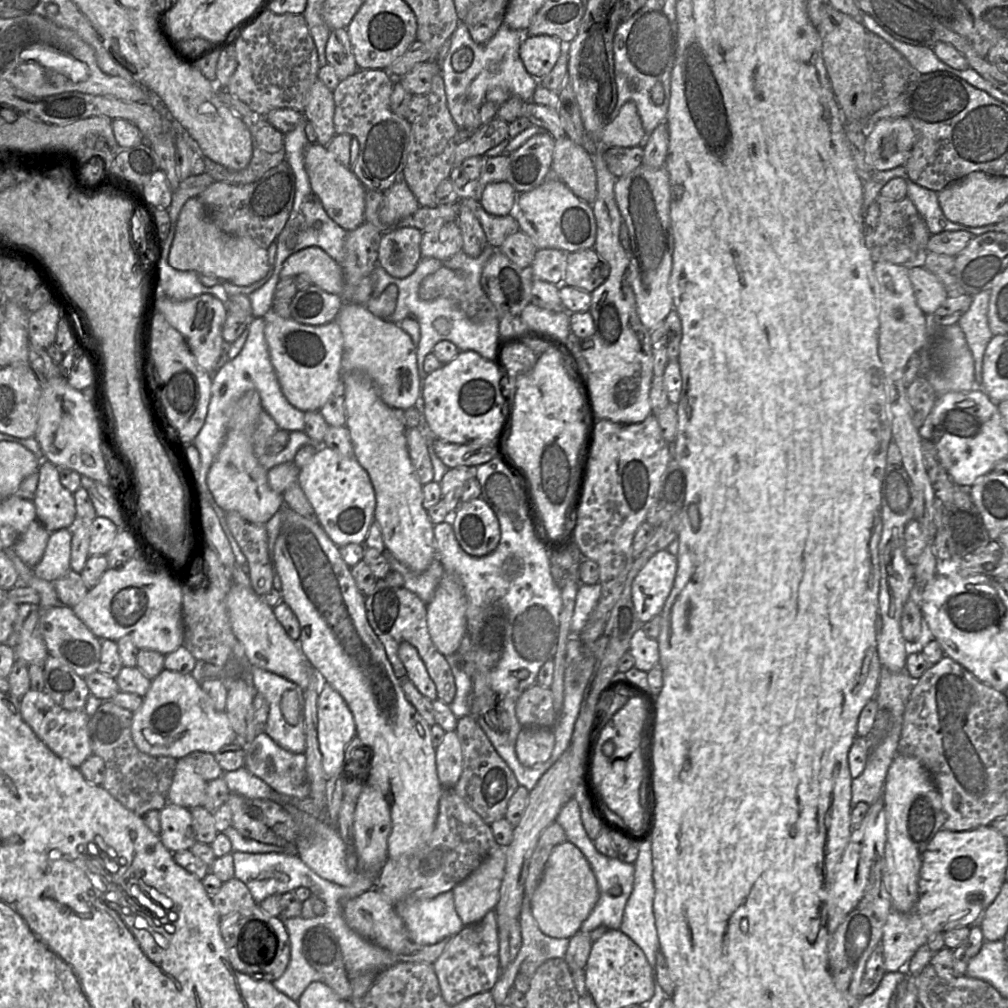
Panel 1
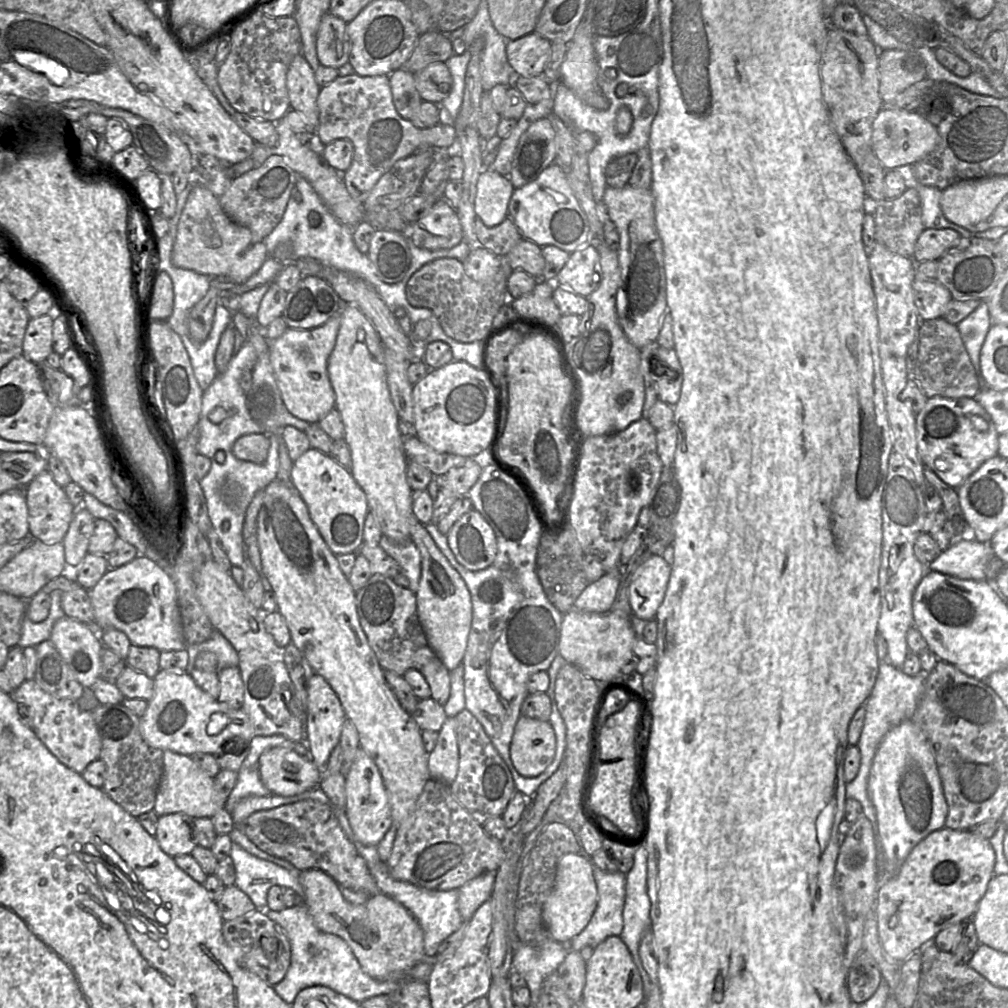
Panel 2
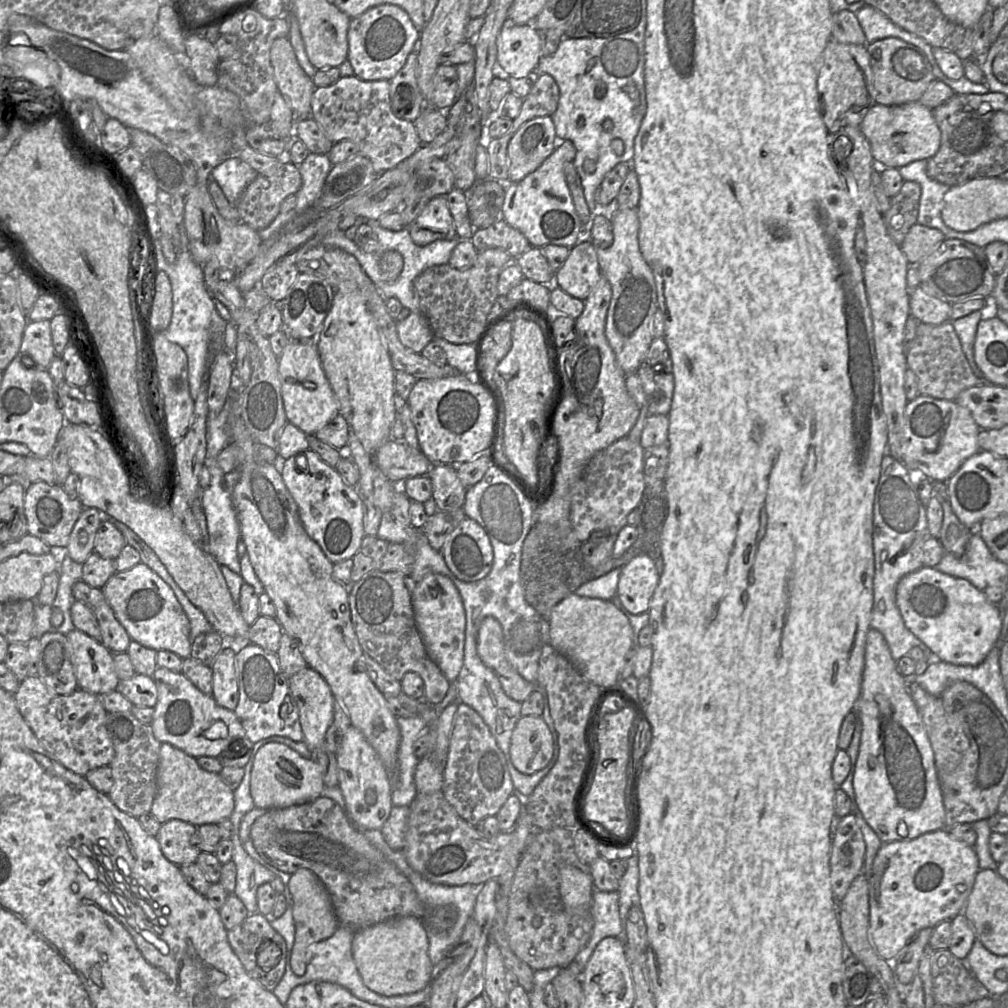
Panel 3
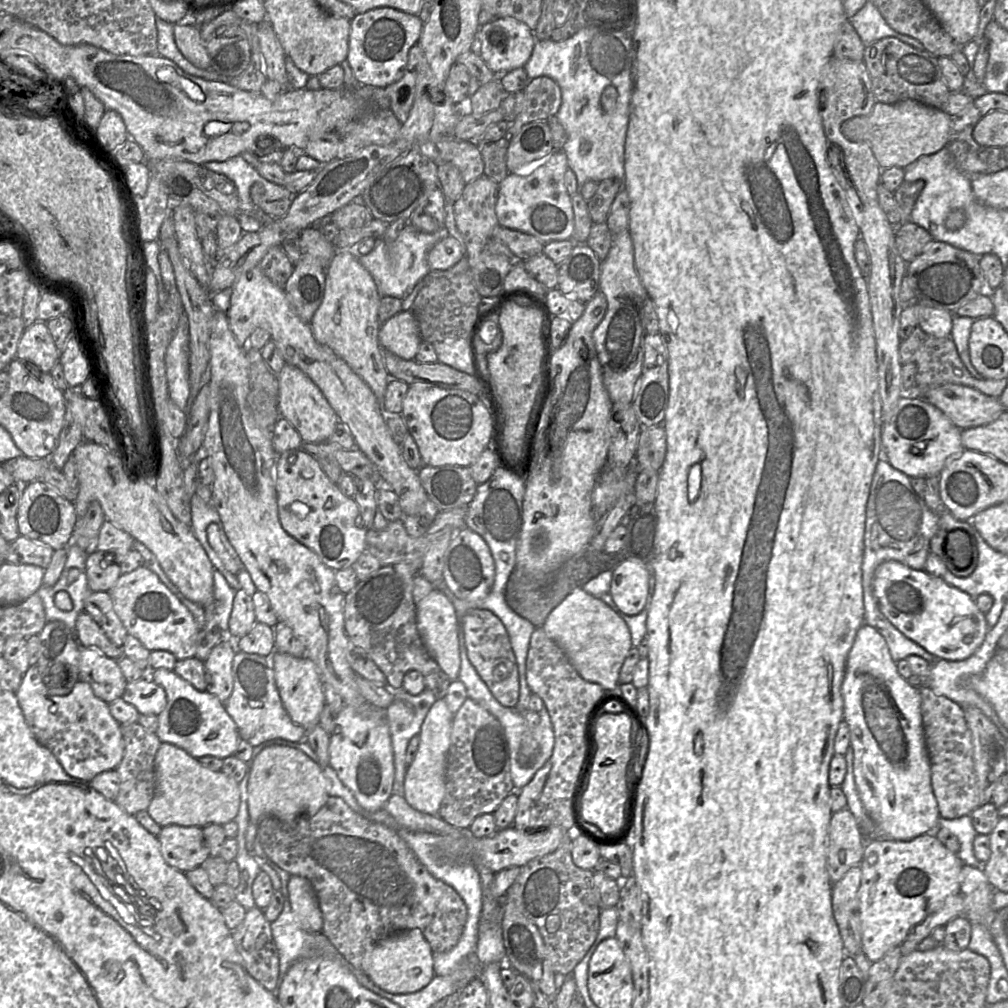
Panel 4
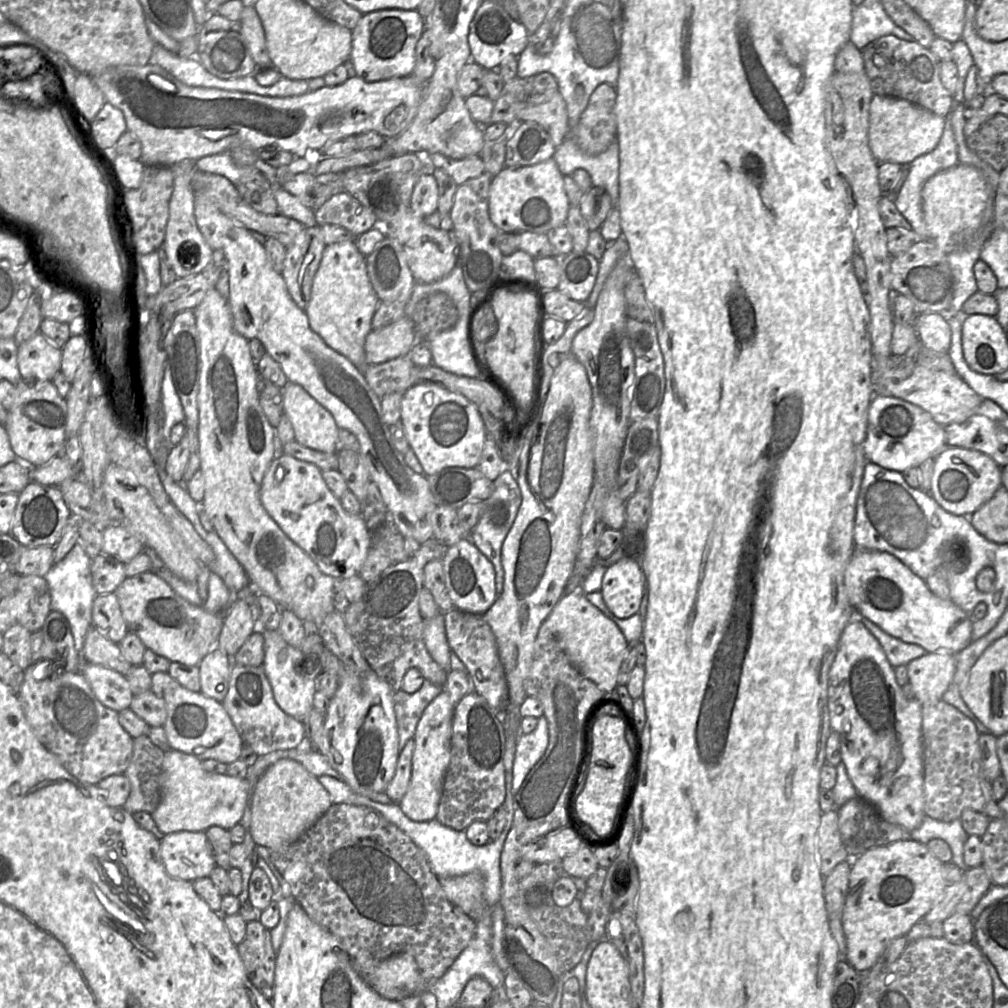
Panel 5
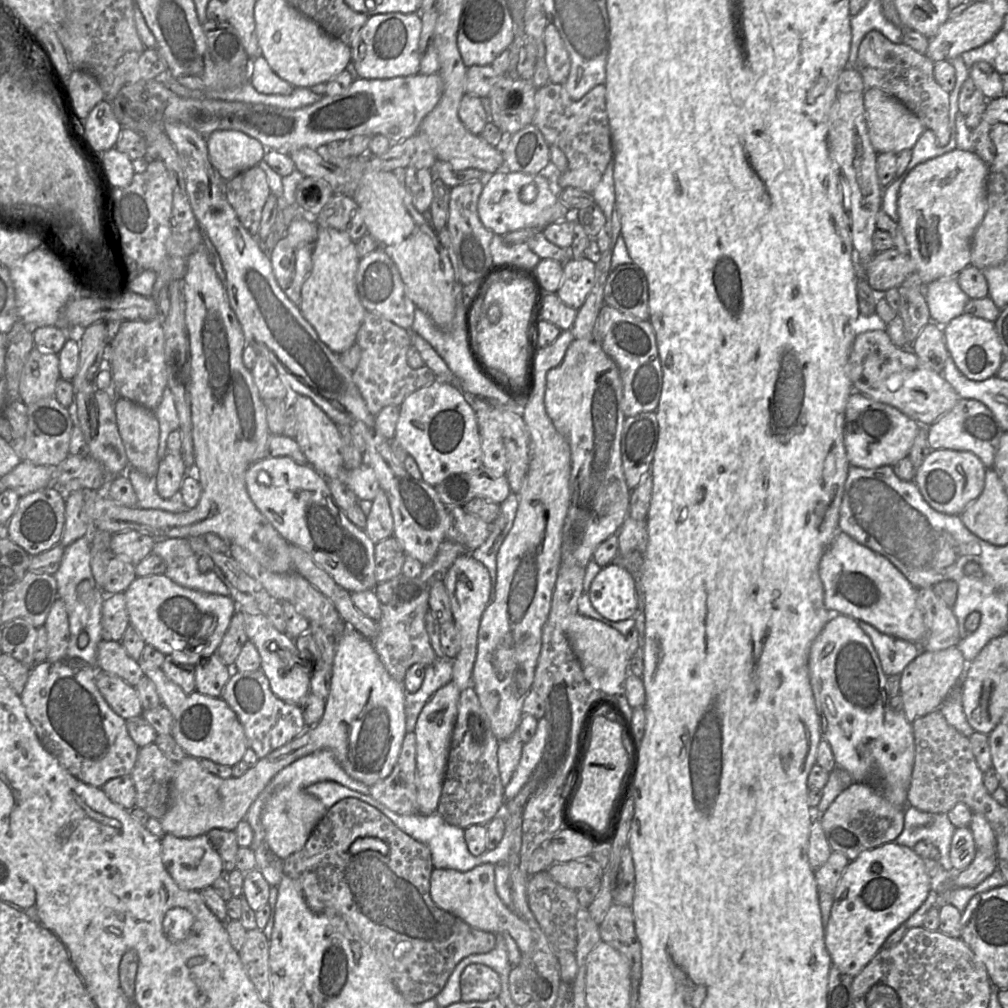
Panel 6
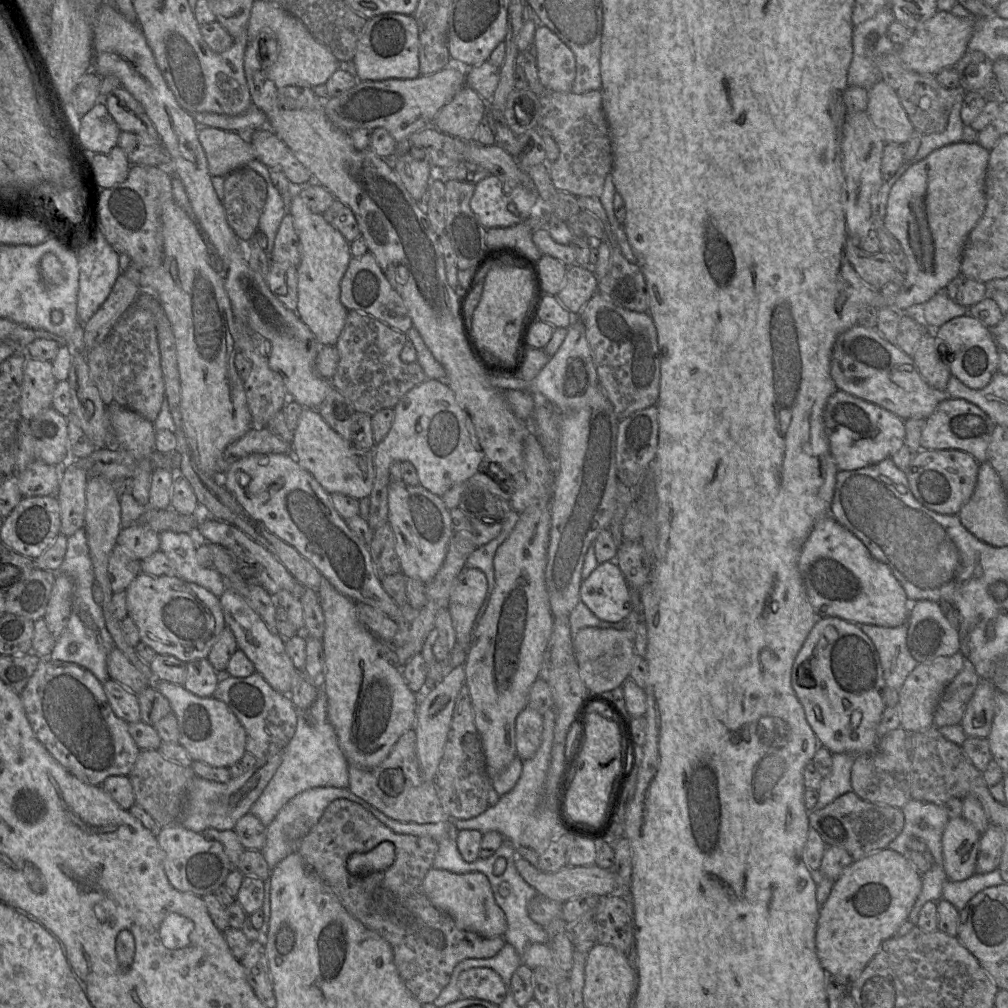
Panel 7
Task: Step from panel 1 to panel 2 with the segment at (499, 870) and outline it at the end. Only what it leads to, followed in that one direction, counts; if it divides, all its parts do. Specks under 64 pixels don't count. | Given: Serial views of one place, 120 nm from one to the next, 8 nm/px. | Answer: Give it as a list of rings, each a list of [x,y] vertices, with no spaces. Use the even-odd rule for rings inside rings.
[[[497,871],[484,872],[458,888],[458,910],[464,922],[468,922],[476,910],[491,898]]]

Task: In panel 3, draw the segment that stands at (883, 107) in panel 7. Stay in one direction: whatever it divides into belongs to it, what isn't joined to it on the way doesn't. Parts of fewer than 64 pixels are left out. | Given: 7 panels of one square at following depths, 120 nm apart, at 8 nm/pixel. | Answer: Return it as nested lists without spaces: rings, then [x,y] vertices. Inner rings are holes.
[[[918,102],[898,106],[876,103],[864,116],[860,129],[871,145],[875,163],[881,168],[899,169],[916,160],[928,160],[941,144],[941,131],[932,110]]]

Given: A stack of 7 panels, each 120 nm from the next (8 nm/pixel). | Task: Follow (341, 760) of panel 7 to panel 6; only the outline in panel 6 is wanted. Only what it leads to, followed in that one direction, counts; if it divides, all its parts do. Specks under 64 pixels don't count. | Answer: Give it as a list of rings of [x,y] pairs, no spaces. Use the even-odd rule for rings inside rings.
[[[323,749],[303,756],[281,770],[250,806],[248,813],[244,819],[247,820],[253,830],[253,840],[252,844],[249,847],[256,851],[257,848],[259,848],[264,843],[265,832],[261,823],[261,814],[266,803],[268,802],[270,797],[274,795],[274,793],[282,788],[304,789],[312,784],[322,781],[334,781],[361,794],[369,795],[369,787],[362,782],[350,777],[338,763],[332,751]]]

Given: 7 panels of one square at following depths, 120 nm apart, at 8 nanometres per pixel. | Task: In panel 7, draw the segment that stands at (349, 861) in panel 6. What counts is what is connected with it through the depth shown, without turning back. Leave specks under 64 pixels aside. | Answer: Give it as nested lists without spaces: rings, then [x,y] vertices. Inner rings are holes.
[[[337,799],[331,802],[329,806],[326,808],[324,814],[322,815],[318,823],[315,826],[313,826],[309,831],[309,833],[298,842],[298,849],[297,849],[297,852],[300,854],[300,856],[302,857],[306,865],[312,871],[314,871],[319,876],[321,881],[336,895],[336,897],[339,899],[339,901],[344,906],[344,908],[354,918],[360,921],[364,926],[374,931],[375,933],[380,935],[384,940],[388,942],[388,944],[391,946],[394,963],[396,965],[400,978],[402,979],[407,990],[421,1004],[433,1003],[435,1001],[435,999],[440,995],[441,991],[450,982],[453,970],[458,963],[468,958],[476,958],[476,959],[492,958],[496,954],[498,954],[498,952],[503,948],[503,946],[506,943],[504,936],[497,936],[494,938],[484,938],[475,932],[459,929],[456,926],[450,914],[439,909],[438,907],[436,907],[431,903],[423,888],[423,881],[427,872],[432,868],[433,861],[437,854],[437,851],[438,851],[438,844],[432,838],[426,836],[397,834],[394,831],[392,831],[389,827],[387,827],[385,824],[380,822],[373,814],[371,814],[368,810],[363,808],[360,804],[352,802],[347,799]],[[385,841],[390,842],[394,845],[395,860],[391,866],[381,871],[372,872],[365,876],[356,876],[348,870],[348,860],[353,854],[369,852],[370,850],[375,848],[378,844]]]

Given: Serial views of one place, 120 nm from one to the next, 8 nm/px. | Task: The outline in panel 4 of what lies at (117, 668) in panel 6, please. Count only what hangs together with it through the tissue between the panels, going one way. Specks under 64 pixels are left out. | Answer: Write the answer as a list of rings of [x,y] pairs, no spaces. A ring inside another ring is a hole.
[[[85,611],[77,617],[75,637],[81,647],[95,649],[115,661],[124,656],[122,649],[110,642],[93,618]]]

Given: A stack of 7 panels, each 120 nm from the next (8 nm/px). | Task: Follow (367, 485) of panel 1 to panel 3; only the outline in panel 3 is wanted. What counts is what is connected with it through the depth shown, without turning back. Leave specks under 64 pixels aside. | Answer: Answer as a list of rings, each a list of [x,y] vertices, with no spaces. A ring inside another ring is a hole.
[[[310,449],[279,460],[279,472],[297,504],[305,531],[321,547],[326,557],[333,564],[352,558],[360,550],[365,535],[363,504],[357,489],[347,485],[336,468],[329,466]]]

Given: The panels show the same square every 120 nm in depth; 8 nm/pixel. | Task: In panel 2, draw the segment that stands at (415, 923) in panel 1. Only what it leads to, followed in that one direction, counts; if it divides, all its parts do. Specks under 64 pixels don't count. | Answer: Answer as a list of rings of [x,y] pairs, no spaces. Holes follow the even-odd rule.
[[[354,841],[359,854],[365,860],[380,892],[392,898],[408,909],[418,921],[424,934],[424,950],[426,955],[433,955],[438,946],[465,923],[458,910],[458,889],[434,891],[421,888],[412,883],[394,879],[378,855],[377,846],[370,846]]]

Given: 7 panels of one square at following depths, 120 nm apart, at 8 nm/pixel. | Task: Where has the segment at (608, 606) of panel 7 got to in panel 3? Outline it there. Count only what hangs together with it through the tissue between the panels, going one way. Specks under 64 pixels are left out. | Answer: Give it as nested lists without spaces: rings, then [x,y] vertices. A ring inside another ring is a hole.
[[[636,556],[621,568],[616,596],[631,614],[648,612],[659,578],[655,562],[650,557]]]

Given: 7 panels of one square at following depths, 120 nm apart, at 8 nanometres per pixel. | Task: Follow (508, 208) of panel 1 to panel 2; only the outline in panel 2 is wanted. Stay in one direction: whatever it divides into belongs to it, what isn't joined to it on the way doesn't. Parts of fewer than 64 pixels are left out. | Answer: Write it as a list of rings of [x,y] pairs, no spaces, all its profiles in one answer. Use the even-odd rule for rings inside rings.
[[[484,169],[477,181],[474,201],[476,216],[487,227],[499,225],[508,217],[508,204],[515,190],[510,179]]]

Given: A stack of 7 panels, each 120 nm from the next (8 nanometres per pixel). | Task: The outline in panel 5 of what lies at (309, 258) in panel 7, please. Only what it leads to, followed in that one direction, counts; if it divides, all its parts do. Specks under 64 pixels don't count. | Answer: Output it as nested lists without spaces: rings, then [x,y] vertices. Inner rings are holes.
[[[345,240],[327,245],[305,309],[310,328],[329,347],[363,371],[369,366],[365,360],[365,340],[372,331],[372,318],[380,302],[369,280],[365,258],[355,241]]]

